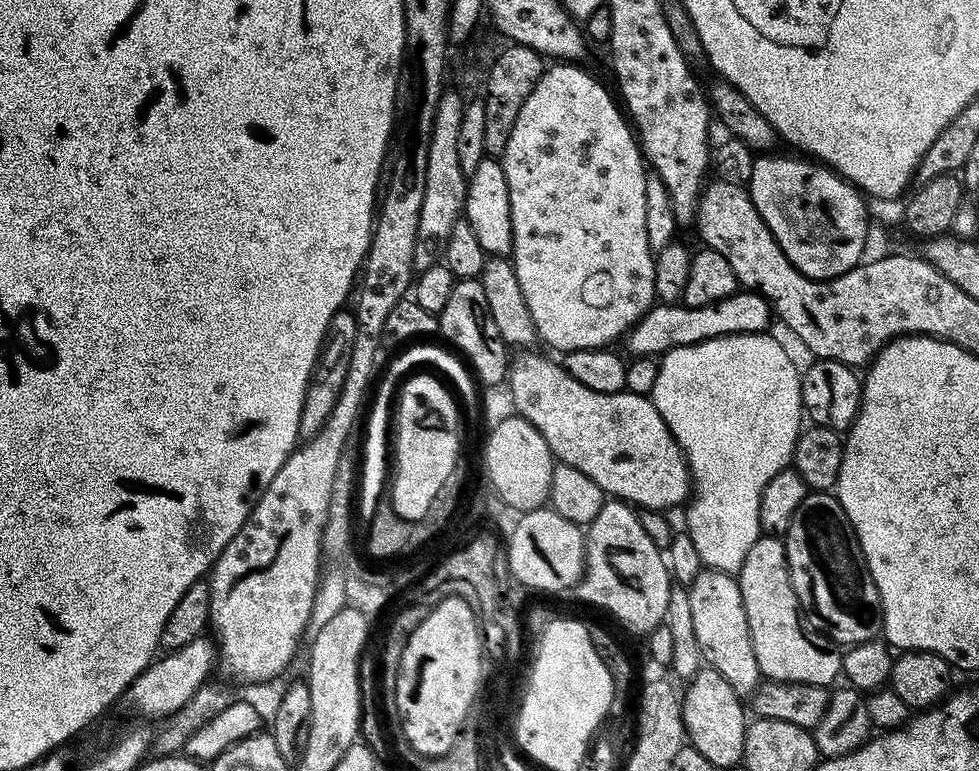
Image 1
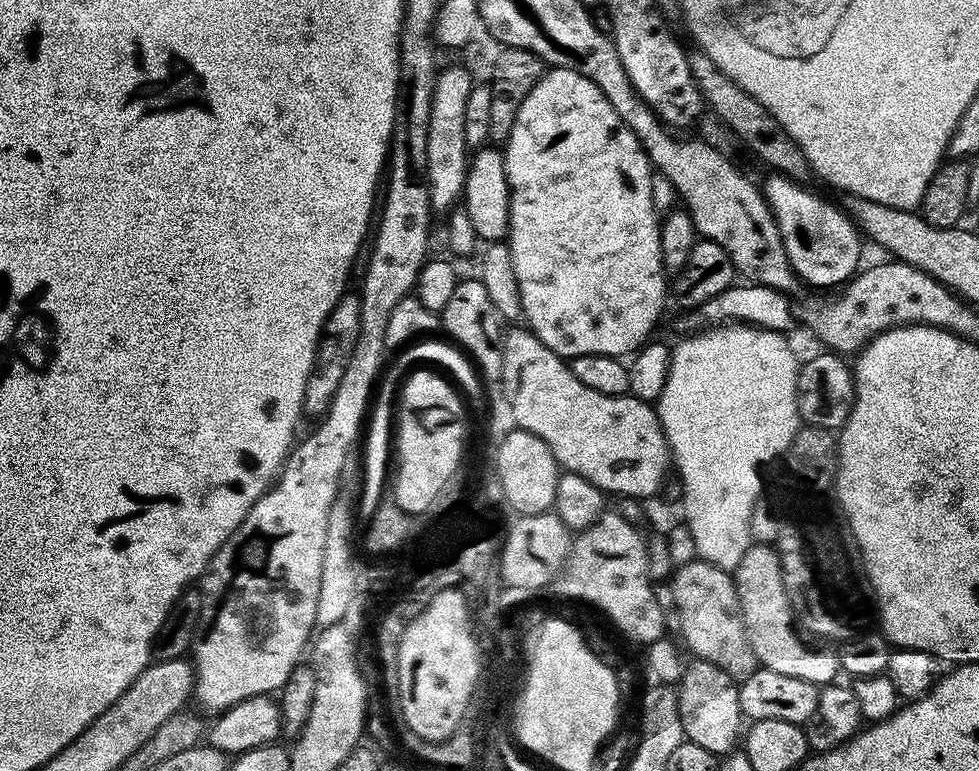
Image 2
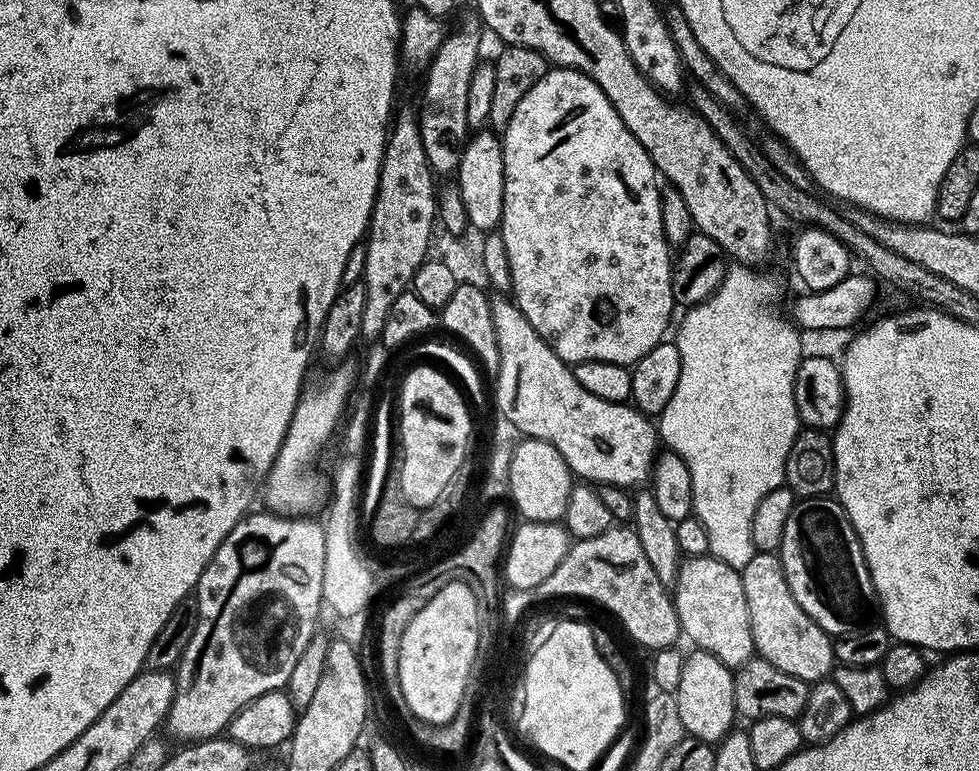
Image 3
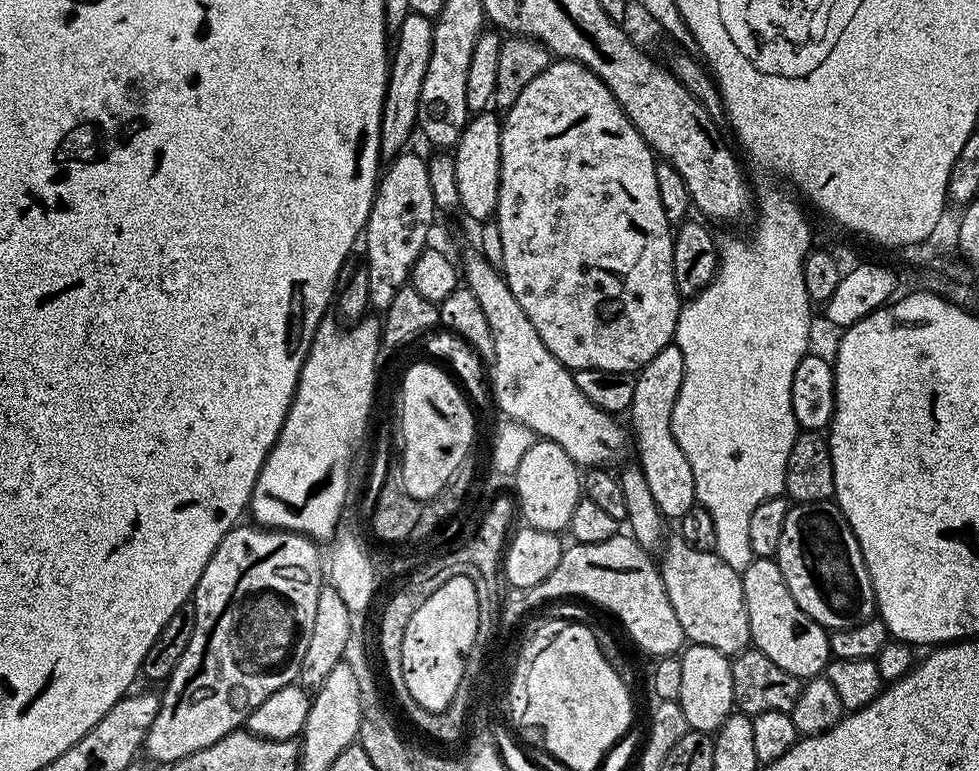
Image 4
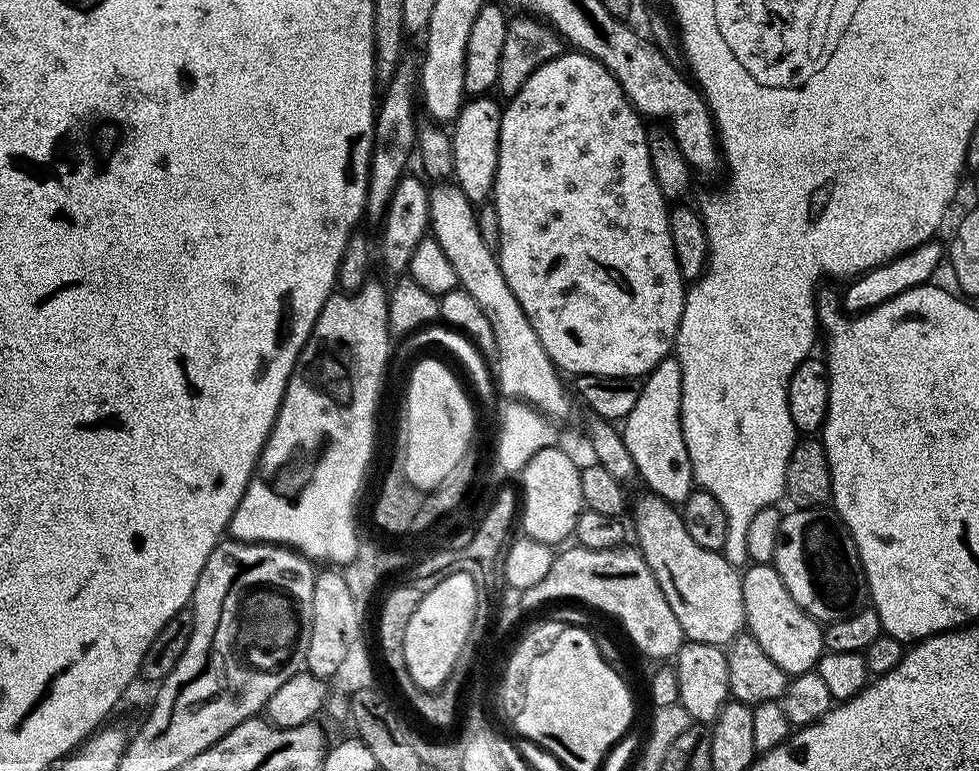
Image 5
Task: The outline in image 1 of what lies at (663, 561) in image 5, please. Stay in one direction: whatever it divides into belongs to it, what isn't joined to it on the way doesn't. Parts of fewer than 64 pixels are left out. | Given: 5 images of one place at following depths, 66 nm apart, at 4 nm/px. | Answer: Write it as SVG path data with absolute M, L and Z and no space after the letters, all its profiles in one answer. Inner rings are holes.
M705 570L694 578L694 582L687 585L689 594L691 617L694 622L694 635L700 647L703 663L709 668L718 670L726 682L734 688L742 698L751 697L762 682L758 658L754 658L754 642L750 642L750 626L746 622L746 606L742 606L742 590L739 579L730 572L714 572Z

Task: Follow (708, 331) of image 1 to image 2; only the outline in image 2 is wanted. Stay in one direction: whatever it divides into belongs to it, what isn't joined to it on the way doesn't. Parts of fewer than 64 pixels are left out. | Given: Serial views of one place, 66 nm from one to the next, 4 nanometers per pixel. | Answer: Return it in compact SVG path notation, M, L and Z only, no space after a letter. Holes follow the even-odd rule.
M740 282L735 286L722 290L722 294L714 294L710 302L702 302L702 306L685 311L684 316L676 320L676 328L680 334L695 334L709 326L727 326L733 322L746 324L754 328L765 328L771 332L788 334L795 324L798 324L798 316L794 311L787 295L770 286L762 286L751 282Z

